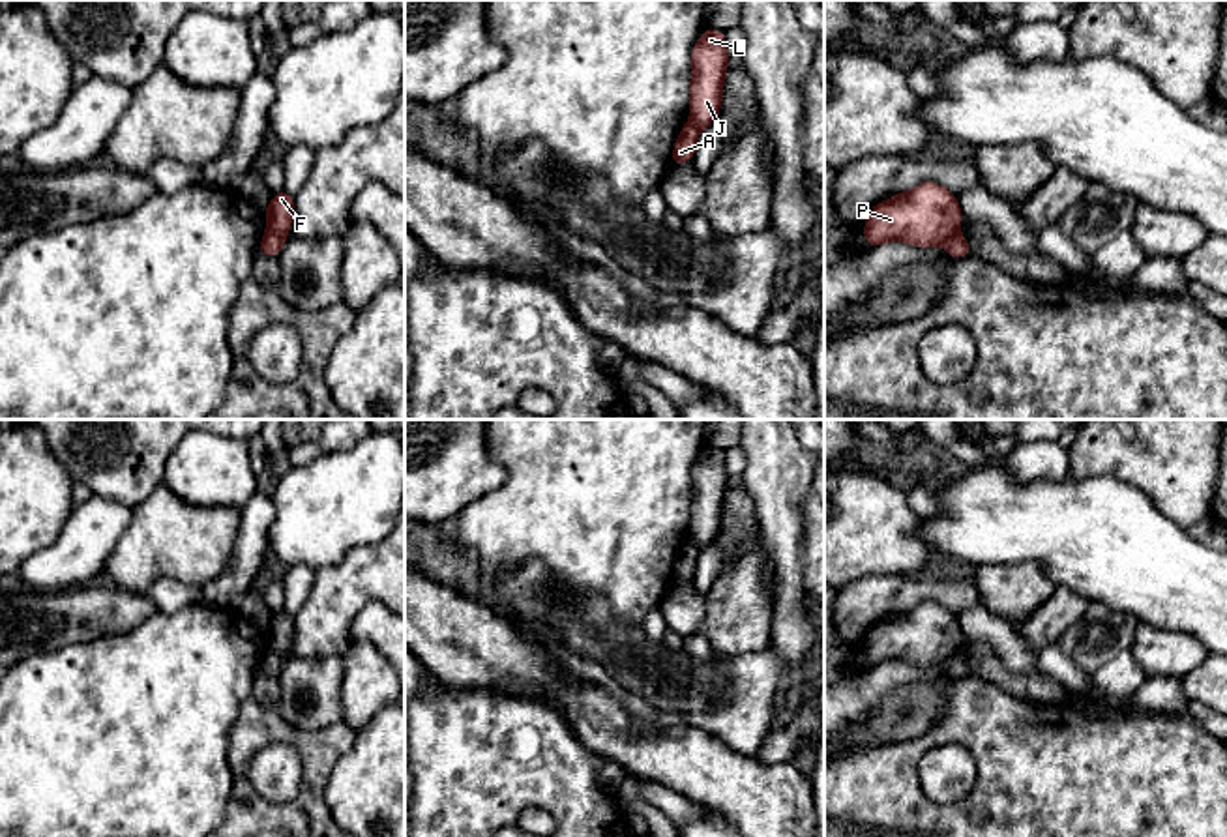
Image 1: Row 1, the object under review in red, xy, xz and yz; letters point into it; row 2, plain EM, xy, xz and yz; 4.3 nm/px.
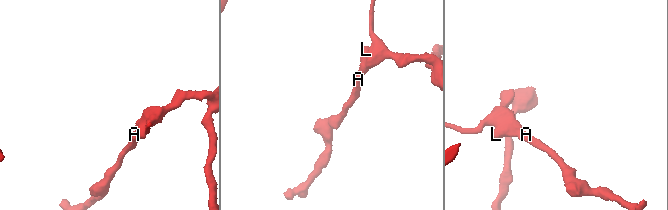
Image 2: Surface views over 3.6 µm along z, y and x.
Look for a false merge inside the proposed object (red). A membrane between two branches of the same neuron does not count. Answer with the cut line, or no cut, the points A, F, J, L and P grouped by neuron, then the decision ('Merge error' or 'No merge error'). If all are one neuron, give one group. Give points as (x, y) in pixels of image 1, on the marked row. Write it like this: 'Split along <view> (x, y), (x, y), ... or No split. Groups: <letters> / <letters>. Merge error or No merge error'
Split along yz (956, 229), (945, 246). Groups: A / F J L P. Merge error

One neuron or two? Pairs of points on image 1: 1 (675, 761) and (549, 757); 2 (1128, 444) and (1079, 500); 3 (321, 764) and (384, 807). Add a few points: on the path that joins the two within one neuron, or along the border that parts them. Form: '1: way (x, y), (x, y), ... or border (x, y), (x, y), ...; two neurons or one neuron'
1: border (574, 733), (589, 749), (613, 761); two neurons
2: border (1068, 474), (1076, 478), (1113, 476), (1139, 491); two neurons
3: border (356, 734), (325, 789), (325, 804), (332, 817); two neurons

